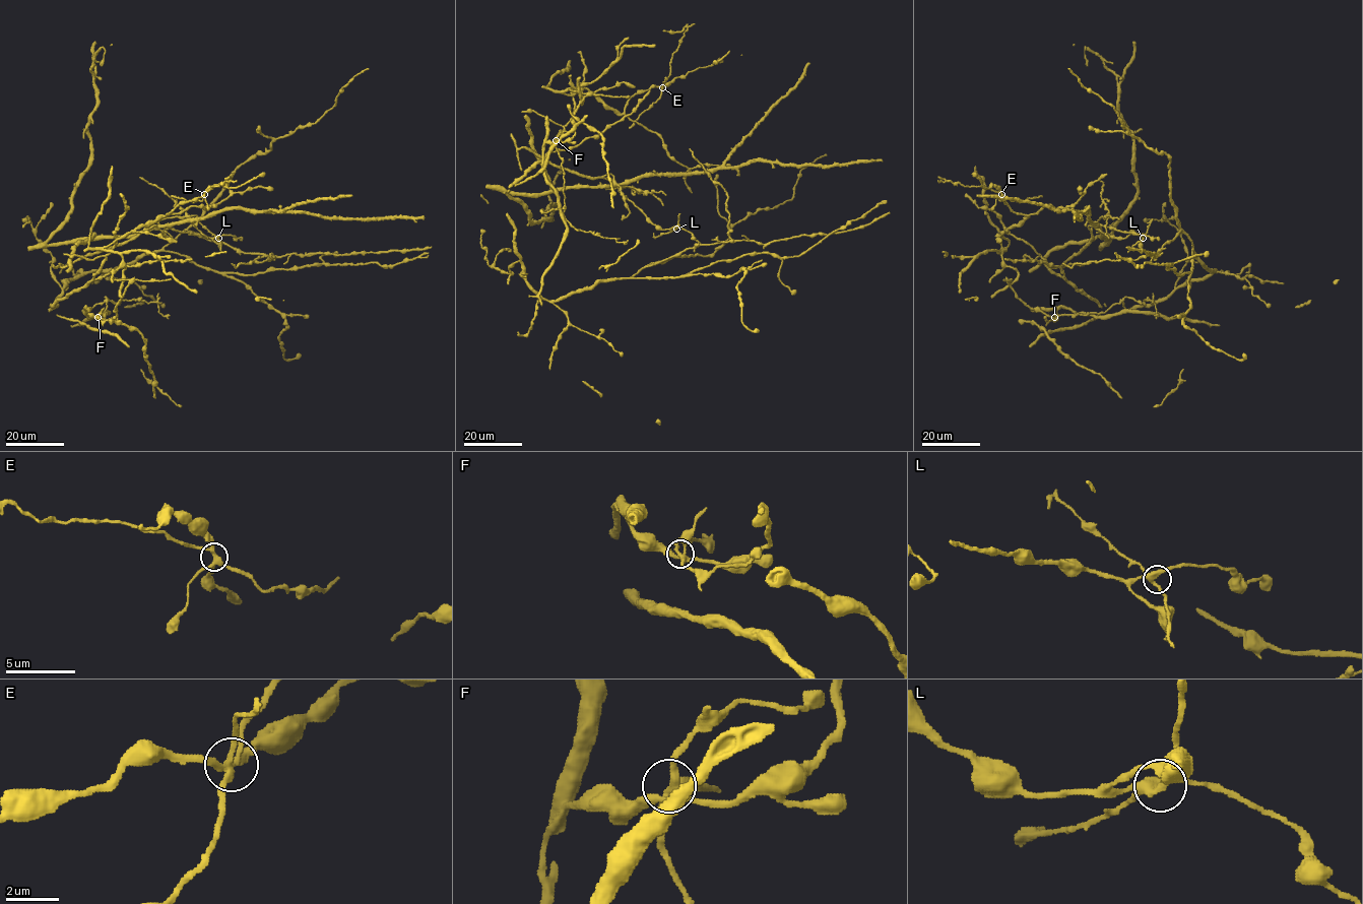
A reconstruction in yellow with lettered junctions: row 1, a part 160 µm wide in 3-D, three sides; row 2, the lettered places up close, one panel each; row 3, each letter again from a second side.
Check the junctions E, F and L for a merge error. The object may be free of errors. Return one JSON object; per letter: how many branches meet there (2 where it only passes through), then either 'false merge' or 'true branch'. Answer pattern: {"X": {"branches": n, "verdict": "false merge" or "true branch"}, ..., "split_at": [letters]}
{"E": {"branches": 5, "verdict": "false merge"}, "F": {"branches": 5, "verdict": "true branch"}, "L": {"branches": 4, "verdict": "true branch"}, "split_at": ["E"]}

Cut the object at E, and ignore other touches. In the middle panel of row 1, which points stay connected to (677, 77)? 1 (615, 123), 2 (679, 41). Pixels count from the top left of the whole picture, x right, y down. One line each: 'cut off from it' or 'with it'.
1: with it
2: cut off from it

